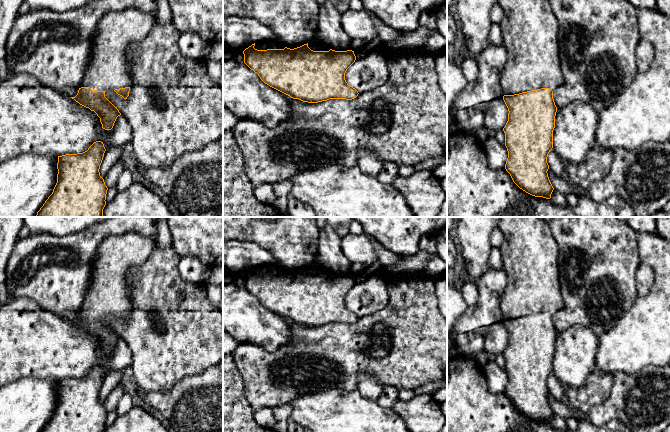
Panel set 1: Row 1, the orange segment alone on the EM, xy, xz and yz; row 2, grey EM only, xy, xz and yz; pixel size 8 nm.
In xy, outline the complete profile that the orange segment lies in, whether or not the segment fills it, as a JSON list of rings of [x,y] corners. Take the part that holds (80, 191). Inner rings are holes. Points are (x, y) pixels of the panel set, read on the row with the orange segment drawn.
[[[96,141],[83,153],[58,156],[57,183],[36,217],[103,217],[108,188],[99,169],[105,151],[103,142]]]

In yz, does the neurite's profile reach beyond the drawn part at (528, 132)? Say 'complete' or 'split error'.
split error

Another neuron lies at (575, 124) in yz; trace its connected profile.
[[[582,101],[557,109],[553,130],[553,149],[569,163],[581,164],[595,146],[599,112]]]

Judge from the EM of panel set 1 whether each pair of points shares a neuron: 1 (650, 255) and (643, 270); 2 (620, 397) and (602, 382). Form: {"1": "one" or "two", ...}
{"1": "two", "2": "two"}

